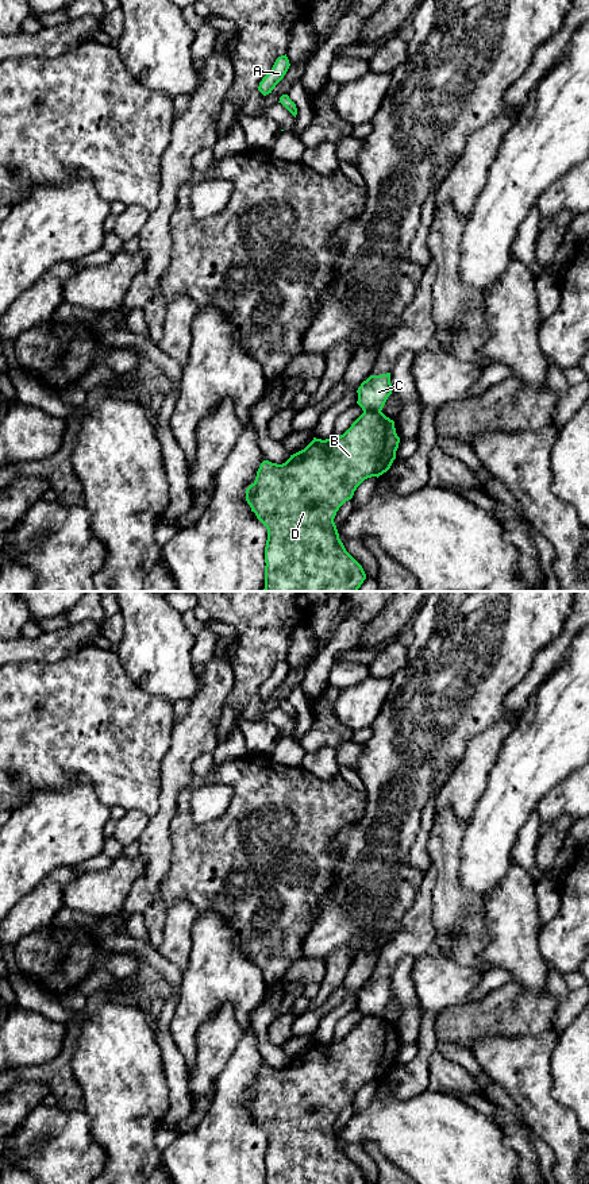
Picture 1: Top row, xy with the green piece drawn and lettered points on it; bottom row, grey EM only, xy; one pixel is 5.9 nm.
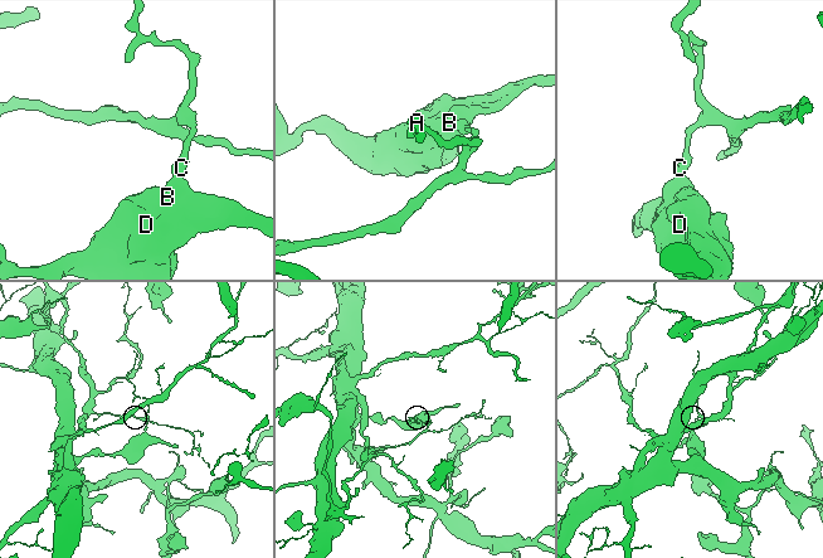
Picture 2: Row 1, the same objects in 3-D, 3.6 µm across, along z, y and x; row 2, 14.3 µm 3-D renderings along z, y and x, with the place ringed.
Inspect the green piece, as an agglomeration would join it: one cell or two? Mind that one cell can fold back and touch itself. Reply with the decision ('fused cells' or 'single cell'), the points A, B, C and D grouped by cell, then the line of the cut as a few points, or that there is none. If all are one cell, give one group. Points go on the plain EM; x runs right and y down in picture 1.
fused cells | A C / B D | xy (364, 1015), (380, 1017)

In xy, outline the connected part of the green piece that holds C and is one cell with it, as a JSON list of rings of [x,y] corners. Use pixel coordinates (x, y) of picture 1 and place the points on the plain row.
[[[390,977],[370,980],[357,995],[357,1008],[363,1017],[381,1017],[392,999]]]

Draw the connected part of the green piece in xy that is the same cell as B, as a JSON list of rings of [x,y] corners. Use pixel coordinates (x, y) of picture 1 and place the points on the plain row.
[[[363,1017],[343,1040],[326,1045],[313,1042],[282,1069],[269,1065],[261,1068],[255,1085],[246,1094],[246,1106],[267,1134],[265,1184],[366,1184],[362,1170],[340,1146],[334,1123],[365,1084],[378,1083],[390,1073],[399,1048],[393,1025],[382,1017]]]

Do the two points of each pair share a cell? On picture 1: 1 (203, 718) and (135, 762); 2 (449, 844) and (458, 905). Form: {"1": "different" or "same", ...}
{"1": "different", "2": "same"}

